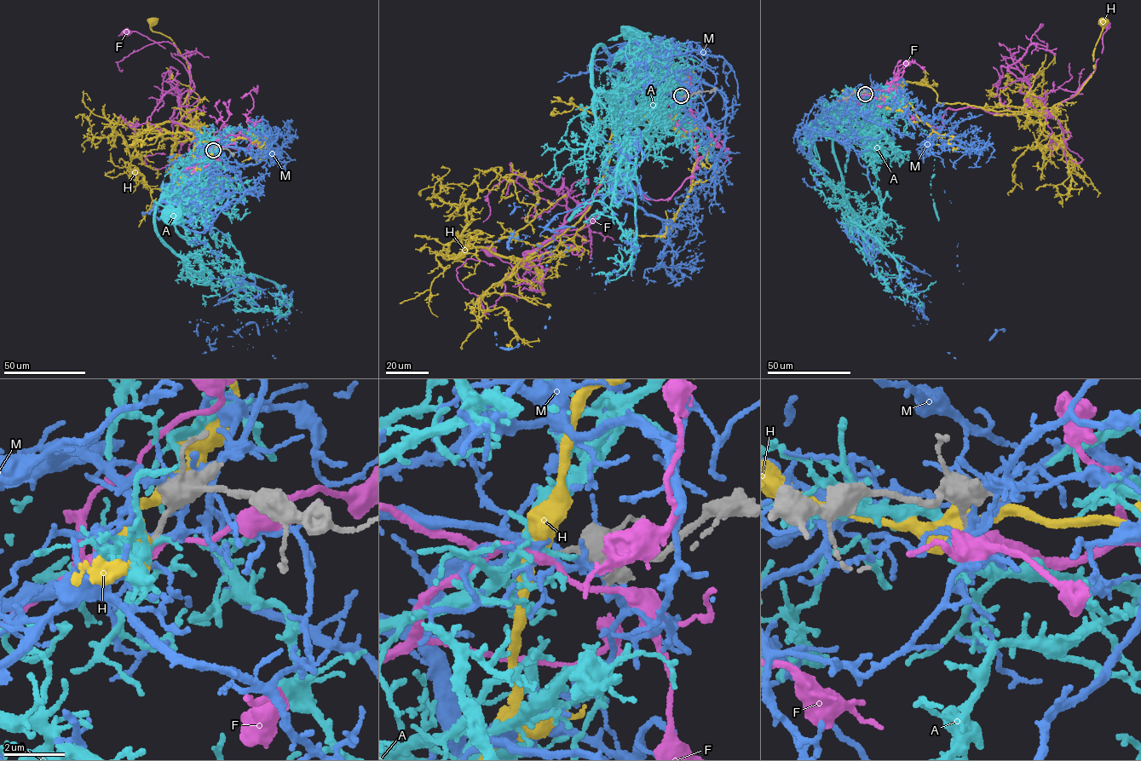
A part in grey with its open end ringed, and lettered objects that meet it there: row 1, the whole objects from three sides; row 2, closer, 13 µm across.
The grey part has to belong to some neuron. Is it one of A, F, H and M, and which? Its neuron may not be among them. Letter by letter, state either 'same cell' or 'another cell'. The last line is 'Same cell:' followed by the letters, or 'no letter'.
A: another cell
F: same cell
H: another cell
M: another cell
Same cell: F

